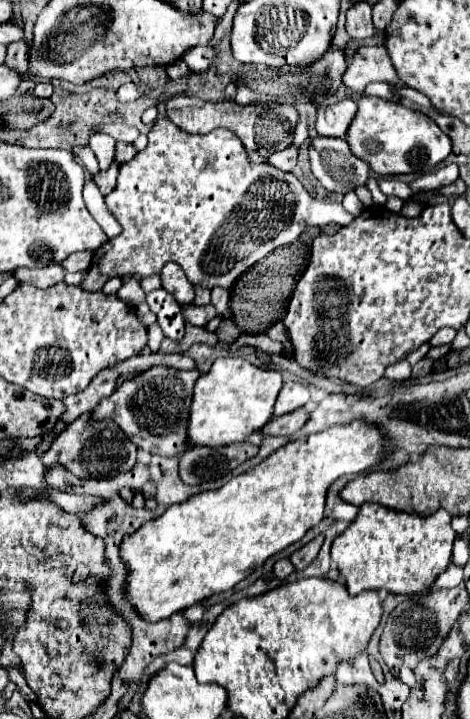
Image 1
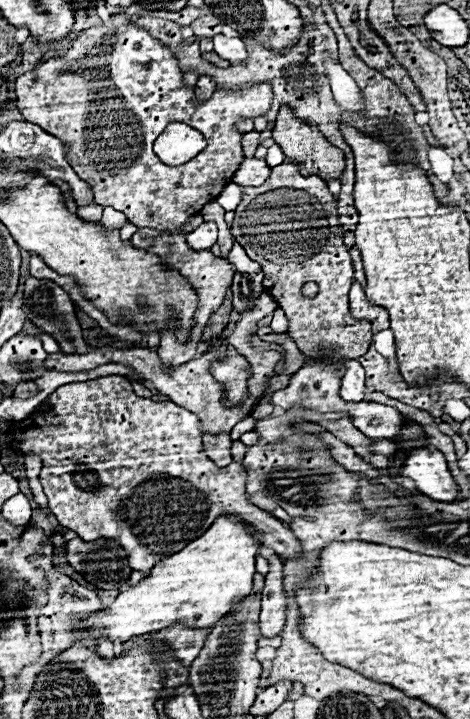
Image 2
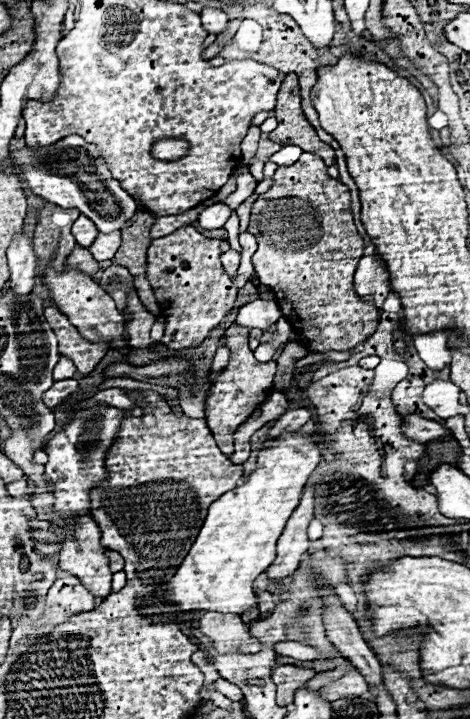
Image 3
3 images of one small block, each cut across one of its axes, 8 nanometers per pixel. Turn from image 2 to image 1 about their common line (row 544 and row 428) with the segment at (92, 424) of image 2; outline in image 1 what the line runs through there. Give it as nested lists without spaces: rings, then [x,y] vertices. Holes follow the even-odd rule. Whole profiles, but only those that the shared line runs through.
[[[156,366],[146,374],[122,384],[102,404],[106,410],[94,410],[94,416],[112,416],[118,426],[138,444],[138,448],[160,456],[176,456],[186,450],[186,416],[190,412],[192,388],[198,380],[198,370],[178,370],[170,366]],[[298,408],[290,414],[284,414],[280,418],[274,418],[270,420],[266,426],[264,426],[264,432],[270,434],[270,436],[290,436],[294,432],[298,432],[306,422],[308,422],[310,414],[306,408]]]

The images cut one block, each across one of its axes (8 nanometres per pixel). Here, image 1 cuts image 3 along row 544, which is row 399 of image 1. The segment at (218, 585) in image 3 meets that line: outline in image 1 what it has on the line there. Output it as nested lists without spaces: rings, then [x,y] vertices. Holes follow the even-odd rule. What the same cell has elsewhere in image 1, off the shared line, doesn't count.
[[[236,356],[218,358],[210,372],[202,374],[194,386],[188,418],[188,448],[218,448],[244,442],[252,432],[264,428],[270,422],[280,388],[282,376],[276,370],[262,370]]]

